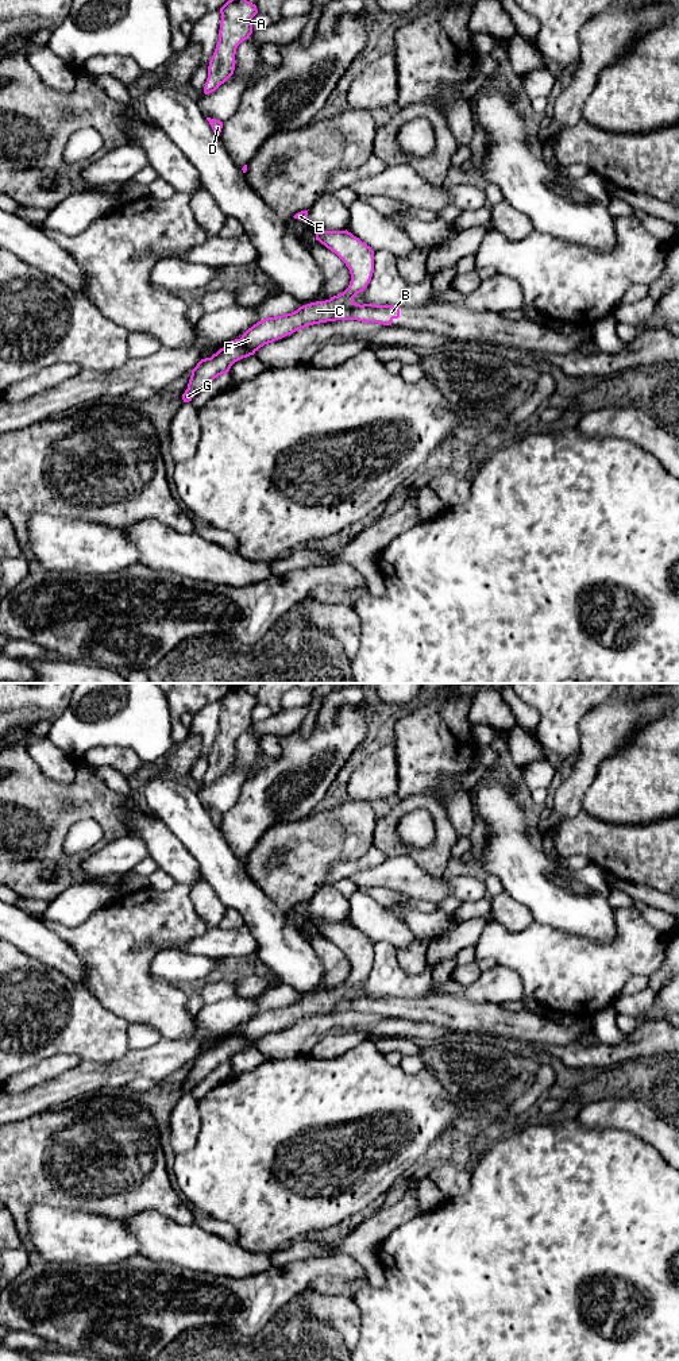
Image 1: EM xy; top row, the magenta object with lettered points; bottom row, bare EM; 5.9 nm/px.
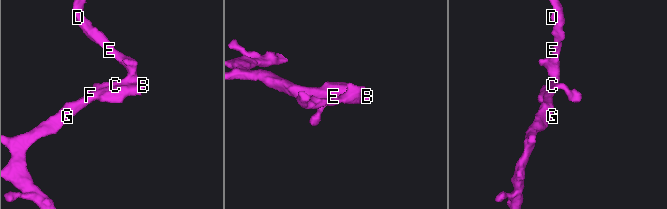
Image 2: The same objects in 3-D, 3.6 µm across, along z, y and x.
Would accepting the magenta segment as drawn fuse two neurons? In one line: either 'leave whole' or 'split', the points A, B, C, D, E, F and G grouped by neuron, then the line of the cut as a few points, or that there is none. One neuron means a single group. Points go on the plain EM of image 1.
leave whole; groups A B C D E F G; cut none

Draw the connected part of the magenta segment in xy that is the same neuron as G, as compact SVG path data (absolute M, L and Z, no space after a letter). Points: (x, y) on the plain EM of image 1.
M347 921L317 924L316 932L346 955L351 965L348 979L329 991L302 996L292 1005L263 1010L248 1019L240 1030L231 1032L211 1049L201 1050L192 1061L188 1080L182 1086L184 1094L192 1092L215 1069L227 1065L235 1053L254 1046L265 1036L301 1019L336 1011L391 1017L391 1013L400 1009L400 998L360 996L354 992L354 988L367 979L374 964L374 942L370 937Z

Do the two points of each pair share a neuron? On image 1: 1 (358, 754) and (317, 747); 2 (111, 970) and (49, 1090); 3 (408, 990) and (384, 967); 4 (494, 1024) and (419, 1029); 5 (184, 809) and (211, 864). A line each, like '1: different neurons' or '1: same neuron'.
1: different neurons
2: different neurons
3: same neuron
4: different neurons
5: same neuron

